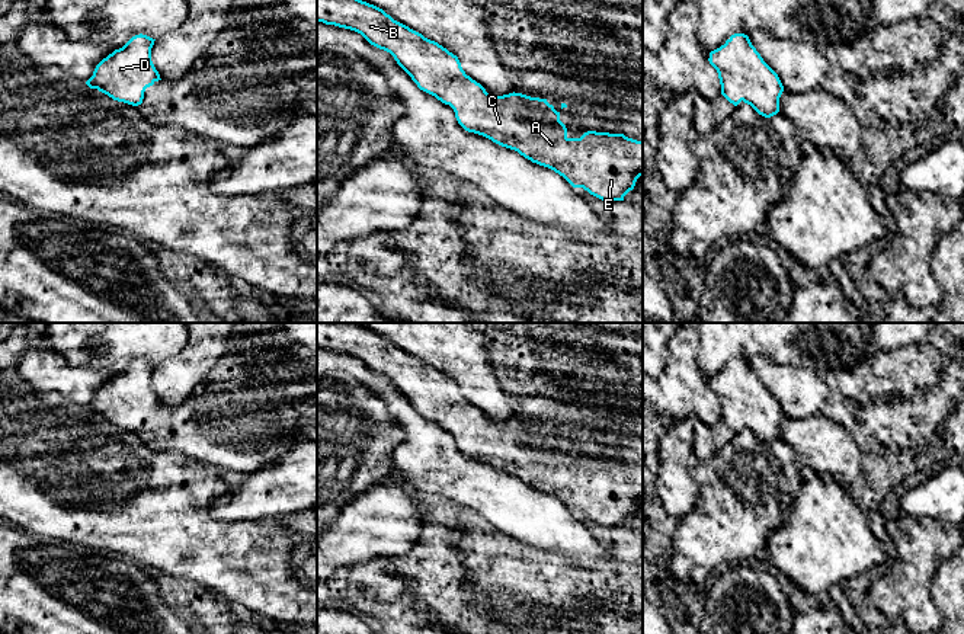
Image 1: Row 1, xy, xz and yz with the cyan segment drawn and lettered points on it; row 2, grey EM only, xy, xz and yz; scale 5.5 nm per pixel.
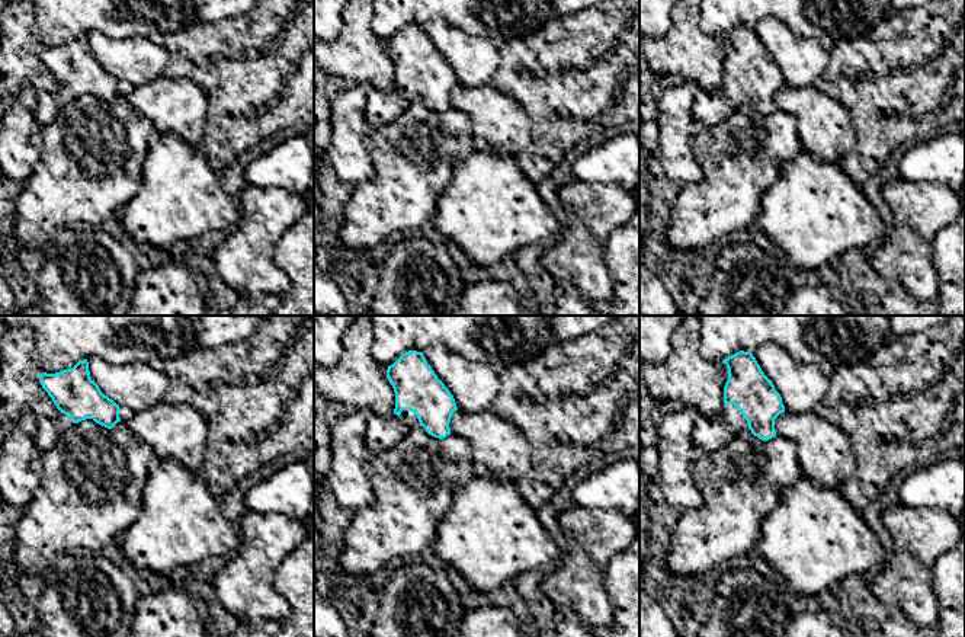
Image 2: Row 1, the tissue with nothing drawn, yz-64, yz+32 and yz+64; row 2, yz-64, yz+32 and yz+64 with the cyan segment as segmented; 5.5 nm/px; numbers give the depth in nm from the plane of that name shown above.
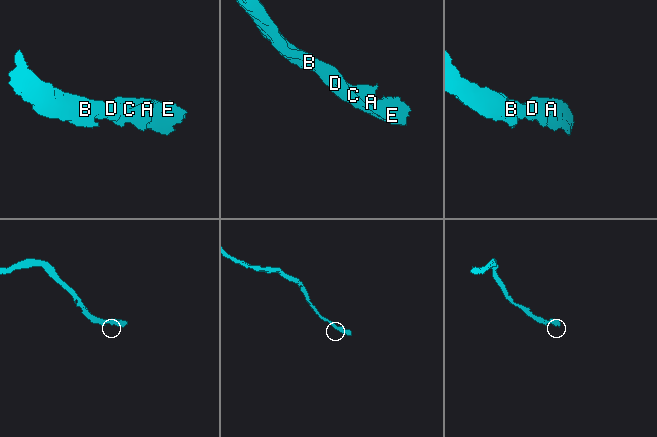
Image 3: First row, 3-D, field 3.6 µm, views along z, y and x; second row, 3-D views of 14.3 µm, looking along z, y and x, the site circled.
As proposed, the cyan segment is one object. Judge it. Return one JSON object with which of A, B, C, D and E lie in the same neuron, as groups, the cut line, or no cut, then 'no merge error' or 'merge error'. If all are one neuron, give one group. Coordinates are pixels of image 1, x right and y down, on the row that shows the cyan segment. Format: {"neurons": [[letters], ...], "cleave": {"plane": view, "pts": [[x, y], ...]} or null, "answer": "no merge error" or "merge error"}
{"neurons": [["A", "B", "C", "D", "E"]], "cleave": null, "answer": "no merge error"}

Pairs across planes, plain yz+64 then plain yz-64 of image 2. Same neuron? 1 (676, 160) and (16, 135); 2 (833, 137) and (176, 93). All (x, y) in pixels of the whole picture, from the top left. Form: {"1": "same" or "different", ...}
{"1": "same", "2": "same"}

